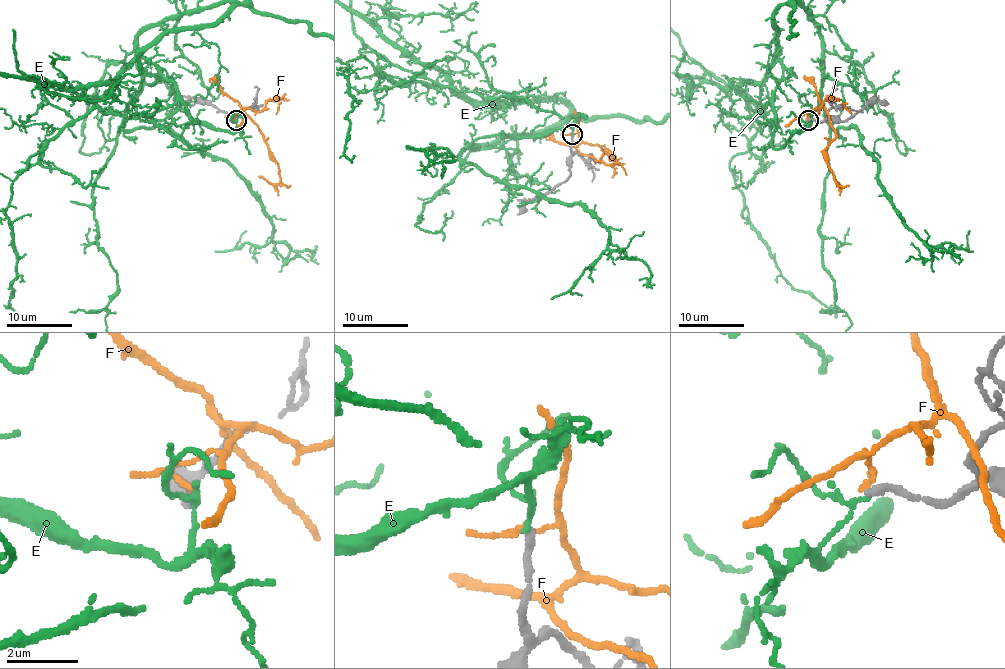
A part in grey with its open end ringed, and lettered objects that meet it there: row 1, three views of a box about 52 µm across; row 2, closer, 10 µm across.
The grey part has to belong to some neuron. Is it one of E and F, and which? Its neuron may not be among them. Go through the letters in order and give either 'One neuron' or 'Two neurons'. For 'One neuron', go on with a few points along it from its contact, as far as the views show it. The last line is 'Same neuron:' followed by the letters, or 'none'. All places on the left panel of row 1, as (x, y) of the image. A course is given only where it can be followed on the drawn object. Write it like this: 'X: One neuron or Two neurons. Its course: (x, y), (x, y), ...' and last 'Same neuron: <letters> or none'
E: Two neurons
F: Two neurons
Same neuron: none

